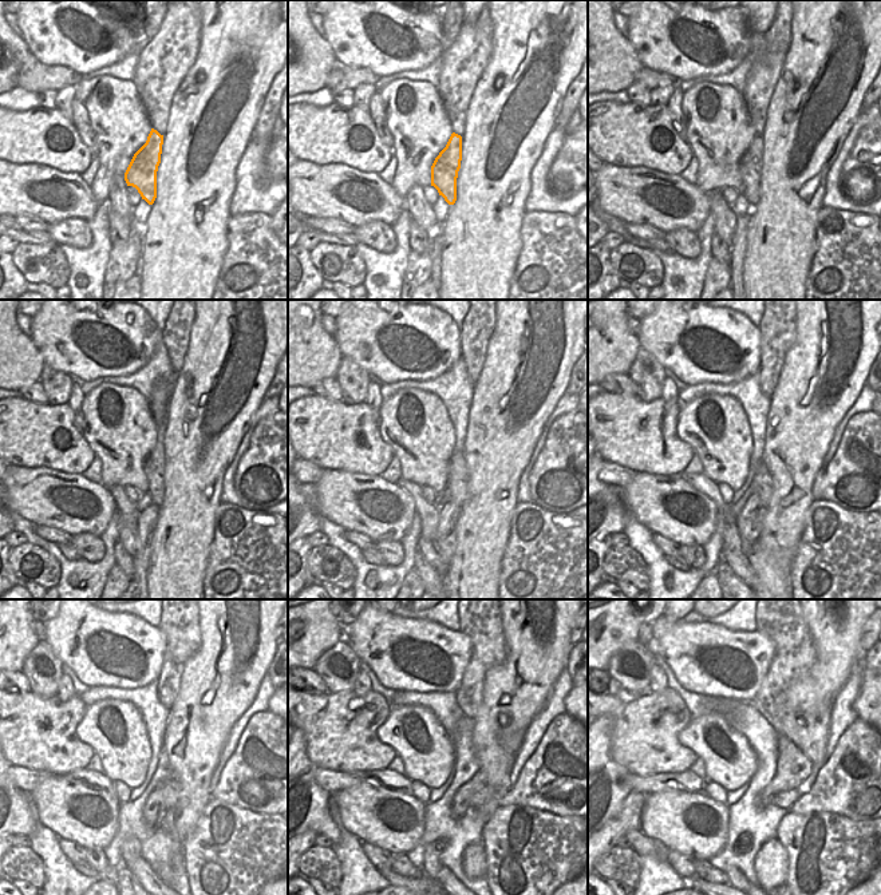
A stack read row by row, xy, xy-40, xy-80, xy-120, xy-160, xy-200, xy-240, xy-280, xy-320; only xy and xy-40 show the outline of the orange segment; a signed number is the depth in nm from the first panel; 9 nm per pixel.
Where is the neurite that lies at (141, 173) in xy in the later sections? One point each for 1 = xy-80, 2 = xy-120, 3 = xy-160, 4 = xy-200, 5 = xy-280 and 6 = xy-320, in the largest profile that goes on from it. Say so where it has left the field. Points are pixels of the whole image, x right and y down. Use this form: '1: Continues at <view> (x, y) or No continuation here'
1: Continues at xy-80 (750, 166)
2: Continues at xy-120 (154, 463)
3: Continues at xy-160 (457, 471)
4: Continues at xy-200 (761, 483)
5: Continues at xy-280 (482, 796)
6: Continues at xy-320 (786, 799).

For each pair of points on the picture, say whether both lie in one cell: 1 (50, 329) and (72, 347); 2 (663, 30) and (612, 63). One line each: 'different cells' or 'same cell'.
1: same cell
2: different cells

